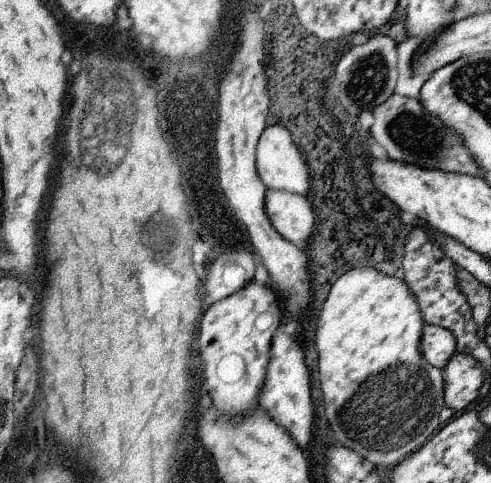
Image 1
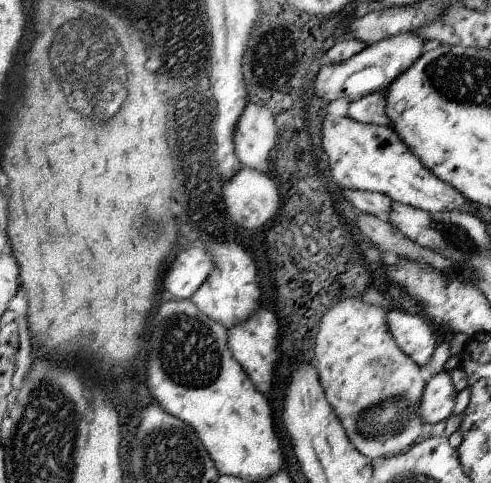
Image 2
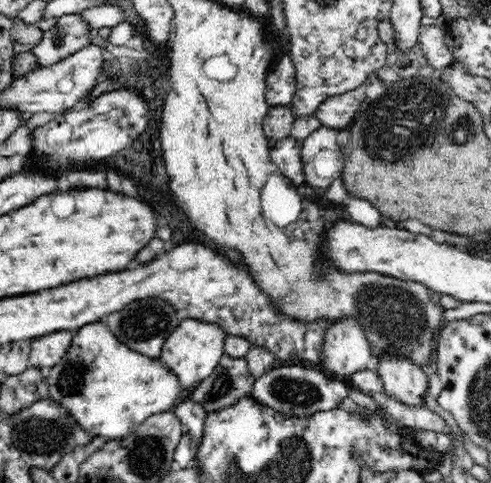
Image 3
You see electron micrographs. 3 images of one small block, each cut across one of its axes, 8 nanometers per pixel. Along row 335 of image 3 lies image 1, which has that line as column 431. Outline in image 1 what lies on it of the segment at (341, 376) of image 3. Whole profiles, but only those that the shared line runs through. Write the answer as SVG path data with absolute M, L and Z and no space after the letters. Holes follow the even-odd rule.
M427 326L423 334L423 356L427 362L439 370L445 370L449 366L451 358L459 352L459 344L455 340L455 334L439 328L439 326Z

